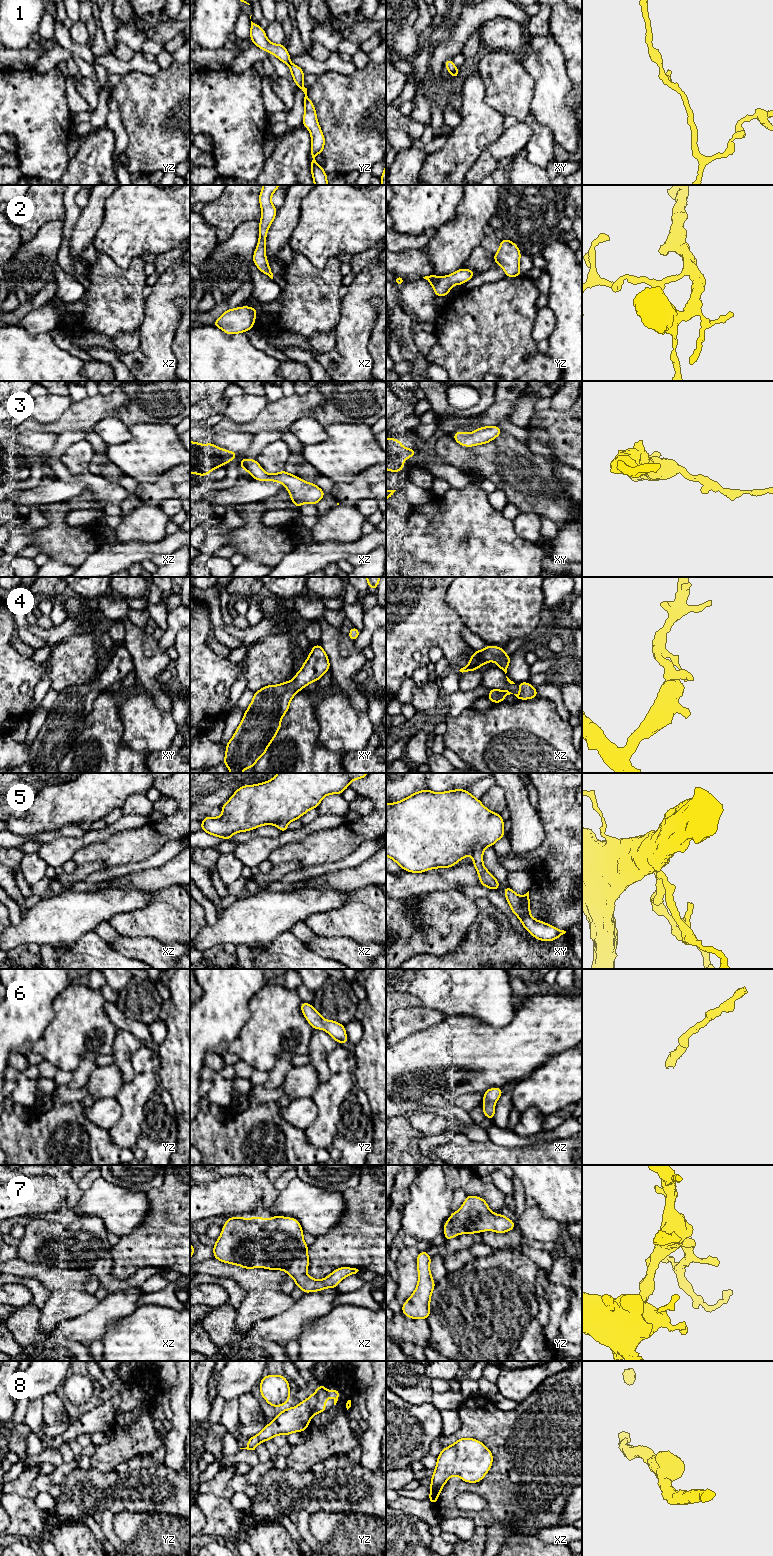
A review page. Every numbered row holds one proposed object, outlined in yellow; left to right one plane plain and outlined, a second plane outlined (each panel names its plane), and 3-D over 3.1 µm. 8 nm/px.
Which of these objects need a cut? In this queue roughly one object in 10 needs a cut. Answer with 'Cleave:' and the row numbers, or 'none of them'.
Cleave: none of them

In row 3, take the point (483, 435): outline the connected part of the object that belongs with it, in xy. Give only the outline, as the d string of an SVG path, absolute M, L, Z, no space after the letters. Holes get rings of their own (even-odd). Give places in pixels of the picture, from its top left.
M485 426L480 427L471 433L458 431L452 438L457 441L459 445L472 447L481 444L486 445L498 437L502 432L503 431L498 426Z

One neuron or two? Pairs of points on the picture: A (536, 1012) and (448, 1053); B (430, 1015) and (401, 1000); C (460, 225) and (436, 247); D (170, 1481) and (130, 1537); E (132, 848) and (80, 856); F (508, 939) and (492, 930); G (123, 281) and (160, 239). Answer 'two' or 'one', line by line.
A: one
B: two
C: one
D: two
E: one
F: two
G: two

